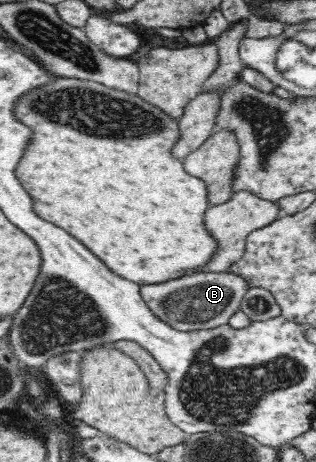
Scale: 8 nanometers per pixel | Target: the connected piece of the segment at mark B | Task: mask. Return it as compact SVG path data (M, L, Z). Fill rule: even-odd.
M229 270L227 272L193 272L185 274L179 278L160 282L159 284L147 284L141 286L141 295L149 309L159 317L159 319L173 325L178 330L210 329L221 326L228 322L229 317L240 308L241 302L247 294L250 286L247 281Z

